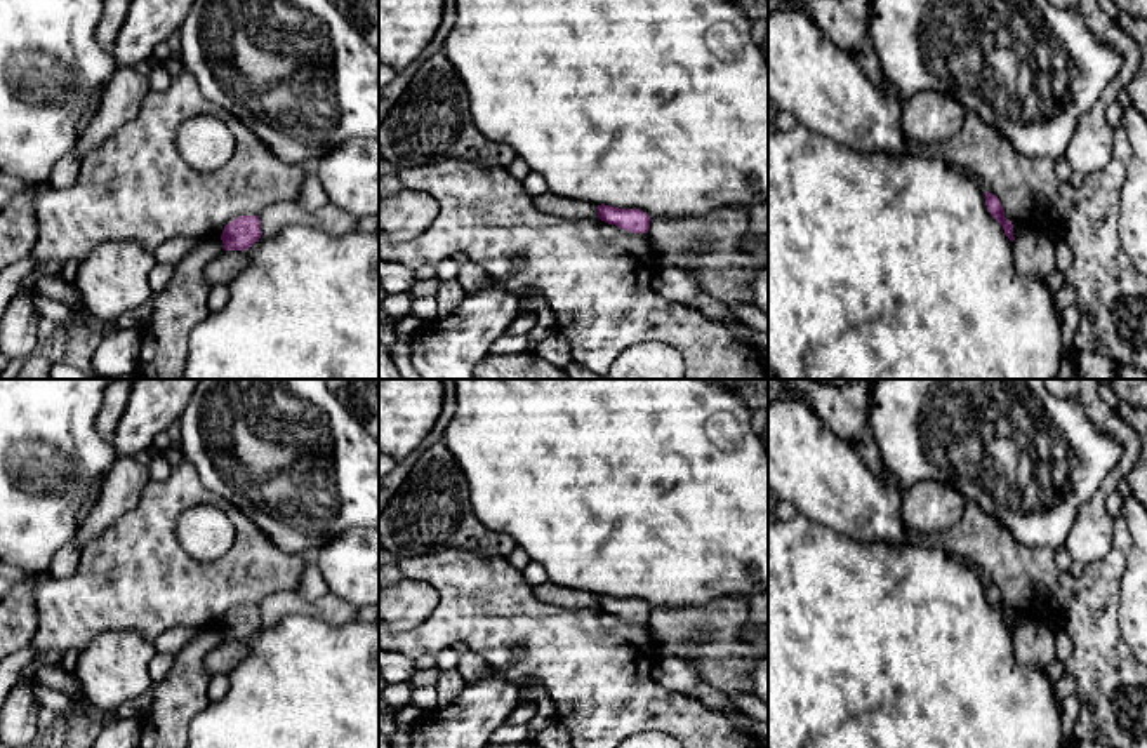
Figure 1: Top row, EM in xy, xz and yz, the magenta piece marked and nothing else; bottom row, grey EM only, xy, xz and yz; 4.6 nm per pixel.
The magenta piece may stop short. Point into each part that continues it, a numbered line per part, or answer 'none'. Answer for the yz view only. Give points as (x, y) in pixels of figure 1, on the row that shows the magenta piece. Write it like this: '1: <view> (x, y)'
none

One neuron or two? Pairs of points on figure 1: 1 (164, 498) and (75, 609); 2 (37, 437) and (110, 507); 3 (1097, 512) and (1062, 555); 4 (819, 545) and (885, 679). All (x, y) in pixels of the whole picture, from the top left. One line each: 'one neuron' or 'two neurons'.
1: one neuron
2: two neurons
3: two neurons
4: one neuron

